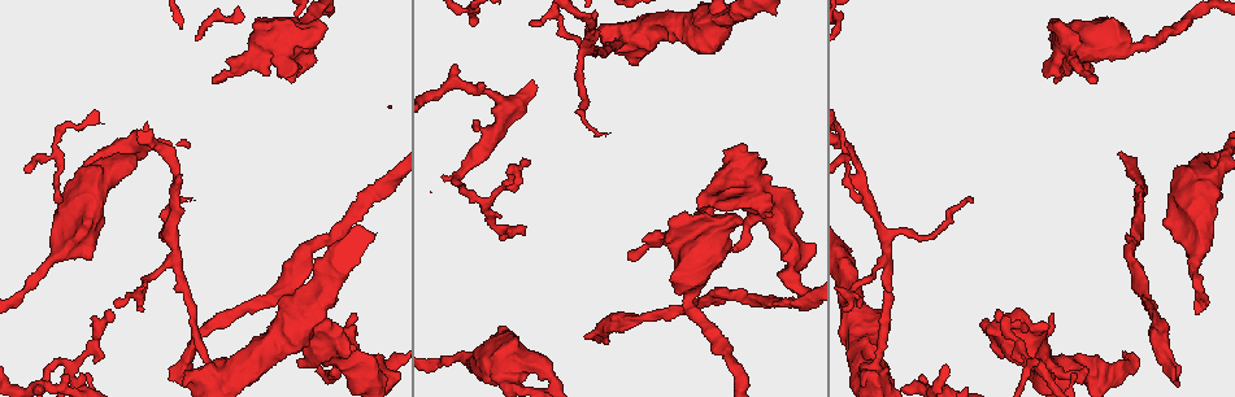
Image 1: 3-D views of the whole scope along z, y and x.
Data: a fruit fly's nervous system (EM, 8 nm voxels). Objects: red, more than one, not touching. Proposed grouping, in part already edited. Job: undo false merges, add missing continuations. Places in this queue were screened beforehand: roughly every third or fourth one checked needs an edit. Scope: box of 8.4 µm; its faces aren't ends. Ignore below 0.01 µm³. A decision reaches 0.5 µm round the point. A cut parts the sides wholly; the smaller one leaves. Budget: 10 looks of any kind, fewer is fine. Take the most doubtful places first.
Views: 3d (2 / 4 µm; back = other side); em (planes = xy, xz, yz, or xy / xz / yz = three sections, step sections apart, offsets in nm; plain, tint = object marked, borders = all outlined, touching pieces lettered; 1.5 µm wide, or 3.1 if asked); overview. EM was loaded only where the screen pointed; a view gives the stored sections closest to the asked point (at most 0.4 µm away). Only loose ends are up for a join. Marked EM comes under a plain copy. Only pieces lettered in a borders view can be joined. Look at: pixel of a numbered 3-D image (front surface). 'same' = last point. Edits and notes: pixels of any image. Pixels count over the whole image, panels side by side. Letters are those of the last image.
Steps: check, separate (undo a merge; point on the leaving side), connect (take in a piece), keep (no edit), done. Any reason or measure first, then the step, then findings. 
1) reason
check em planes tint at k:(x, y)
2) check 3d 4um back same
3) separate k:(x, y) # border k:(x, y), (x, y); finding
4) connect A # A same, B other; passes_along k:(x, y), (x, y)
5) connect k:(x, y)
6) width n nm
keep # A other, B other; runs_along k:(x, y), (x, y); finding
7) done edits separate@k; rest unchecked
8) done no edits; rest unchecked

check em planes borders at 1:(981, 322)

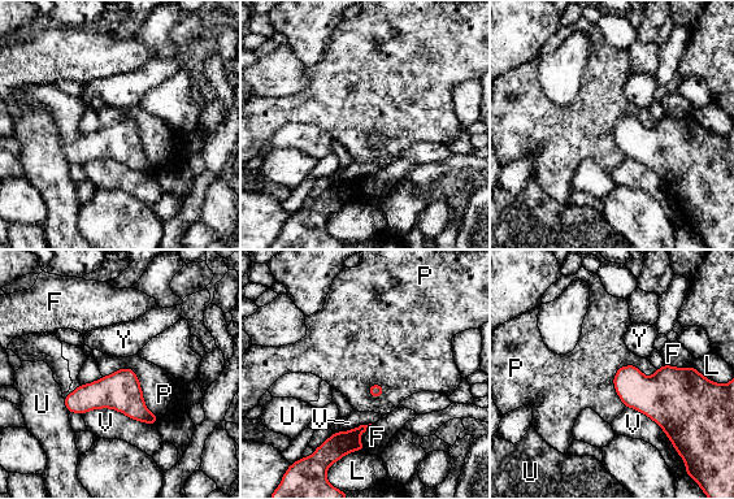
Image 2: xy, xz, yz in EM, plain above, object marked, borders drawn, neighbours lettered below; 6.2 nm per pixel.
keep # F other, L other, P other, U other, V other, Y other; no lettered piece goes on from it

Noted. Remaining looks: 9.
thin end
check em xz step 4 borders at 1:(190, 201)

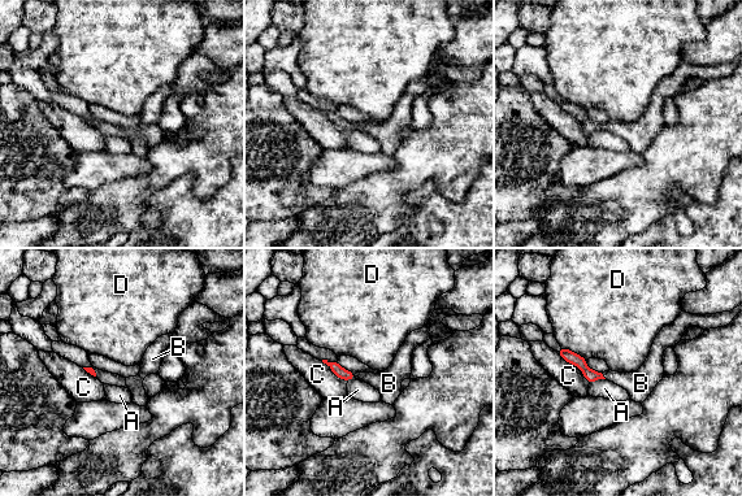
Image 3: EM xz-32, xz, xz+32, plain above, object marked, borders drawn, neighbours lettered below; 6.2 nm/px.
connect B # A other, B same, C other, D other; passes_along 3:(568, 356), (602, 375), (641, 383); it goes on there

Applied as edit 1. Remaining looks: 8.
branch stops here
check em planes borders at 1:(733, 250)

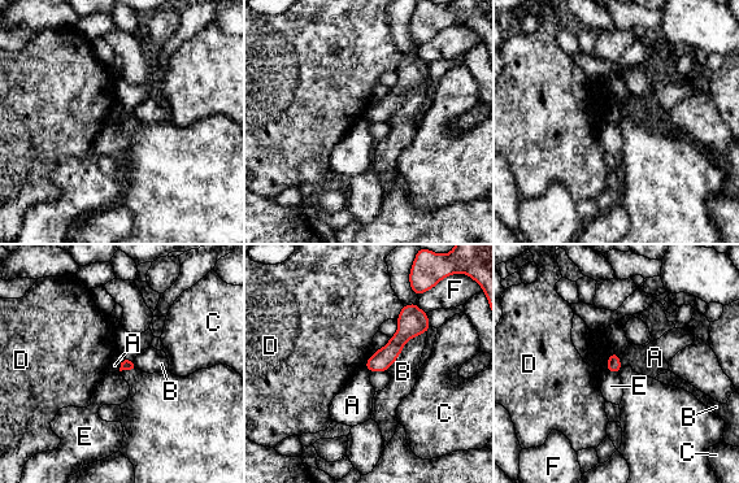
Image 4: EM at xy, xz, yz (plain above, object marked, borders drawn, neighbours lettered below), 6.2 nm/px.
keep # A other, B other, C other, D other, E other, F other; runs_along 4:(413, 307), (412, 323), (372, 368); no lettered piece goes on from it

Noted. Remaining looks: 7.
branch stops here
check em yz step 4 tint at 1:(301, 69)

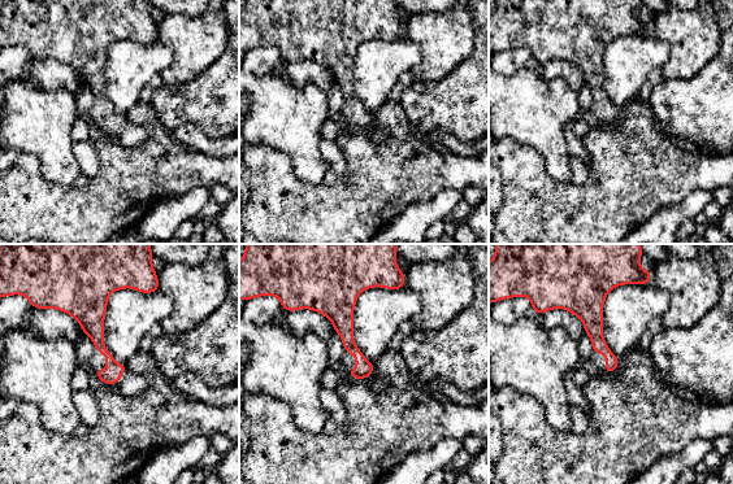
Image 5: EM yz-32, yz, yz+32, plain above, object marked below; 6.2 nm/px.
check em planes borders same

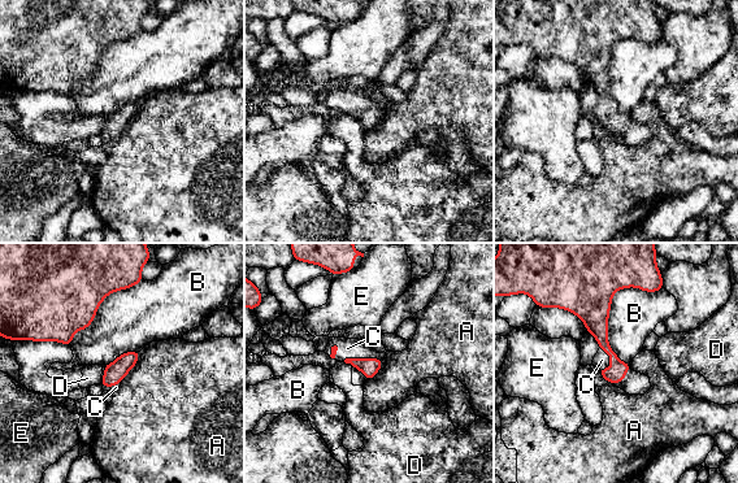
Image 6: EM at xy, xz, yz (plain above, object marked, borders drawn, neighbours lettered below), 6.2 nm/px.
connect C # A other, B other, C same, D other, E other; passes_along 6:(369, 368), (363, 359), (347, 348); the cell continues

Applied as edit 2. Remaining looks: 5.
done edits connect@3, connect@6; rest unchecked

